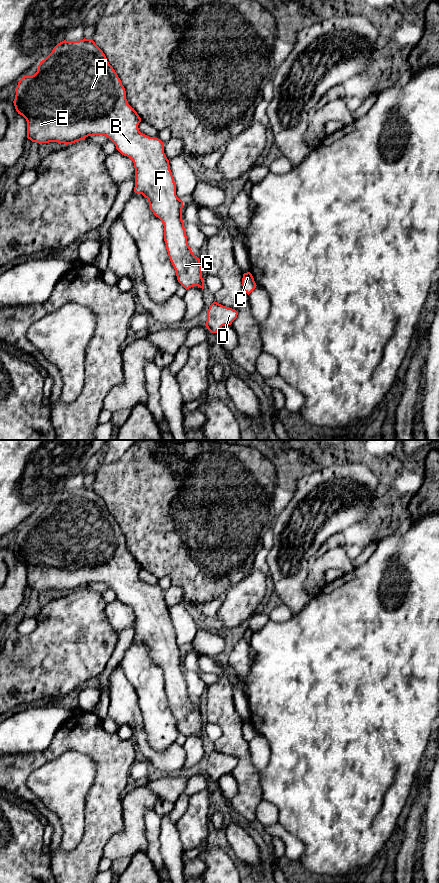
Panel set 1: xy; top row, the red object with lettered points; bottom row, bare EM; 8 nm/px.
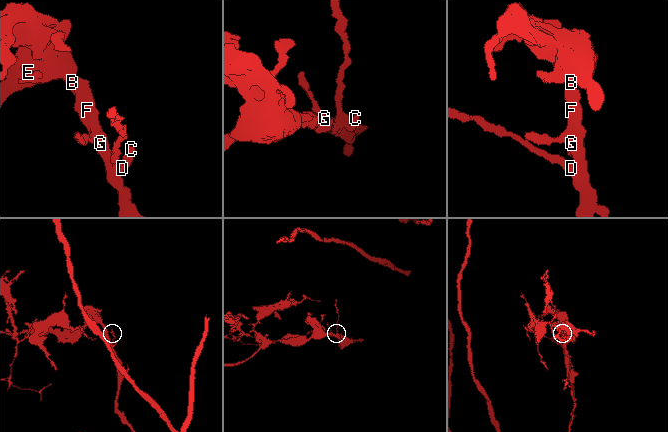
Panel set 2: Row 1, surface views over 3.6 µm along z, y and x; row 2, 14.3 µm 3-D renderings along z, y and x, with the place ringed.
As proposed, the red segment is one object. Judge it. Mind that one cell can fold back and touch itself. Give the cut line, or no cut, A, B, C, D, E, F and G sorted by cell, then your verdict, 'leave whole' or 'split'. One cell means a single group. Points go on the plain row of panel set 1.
cut none; groups A B C D E F G; leave whole

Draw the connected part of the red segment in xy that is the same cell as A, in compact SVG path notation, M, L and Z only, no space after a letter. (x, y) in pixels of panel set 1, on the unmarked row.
M92 487L79 489L62 489L52 500L40 510L37 520L32 524L22 525L16 535L13 549L18 562L27 569L27 586L32 590L58 590L72 592L85 588L88 584L104 583L116 594L124 604L129 605L135 616L134 640L148 647L150 658L158 665L164 674L164 689L169 707L176 719L178 730L187 738L193 734L204 737L200 707L196 705L187 690L187 684L182 668L183 649L176 643L176 632L170 618L169 608L164 601L164 591L155 585L149 585L139 579L141 566L126 547L126 539L120 526L107 509L103 499Z

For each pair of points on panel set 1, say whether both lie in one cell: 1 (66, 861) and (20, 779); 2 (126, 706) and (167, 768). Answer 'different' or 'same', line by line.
1: same
2: same

